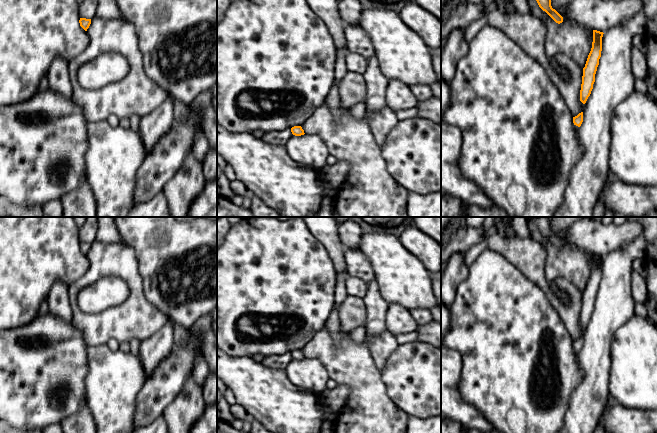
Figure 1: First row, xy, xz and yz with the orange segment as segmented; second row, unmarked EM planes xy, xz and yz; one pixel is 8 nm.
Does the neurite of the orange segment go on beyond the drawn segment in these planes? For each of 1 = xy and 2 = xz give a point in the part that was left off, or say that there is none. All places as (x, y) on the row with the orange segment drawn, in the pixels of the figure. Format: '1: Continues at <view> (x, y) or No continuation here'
1: No continuation here
2: No continuation here

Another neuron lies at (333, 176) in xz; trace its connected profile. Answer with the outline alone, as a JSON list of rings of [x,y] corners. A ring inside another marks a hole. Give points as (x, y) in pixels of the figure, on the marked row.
[[[338,161],[336,164],[325,166],[320,170],[325,196],[327,196],[333,189],[342,185],[349,170],[350,164],[347,161]]]

